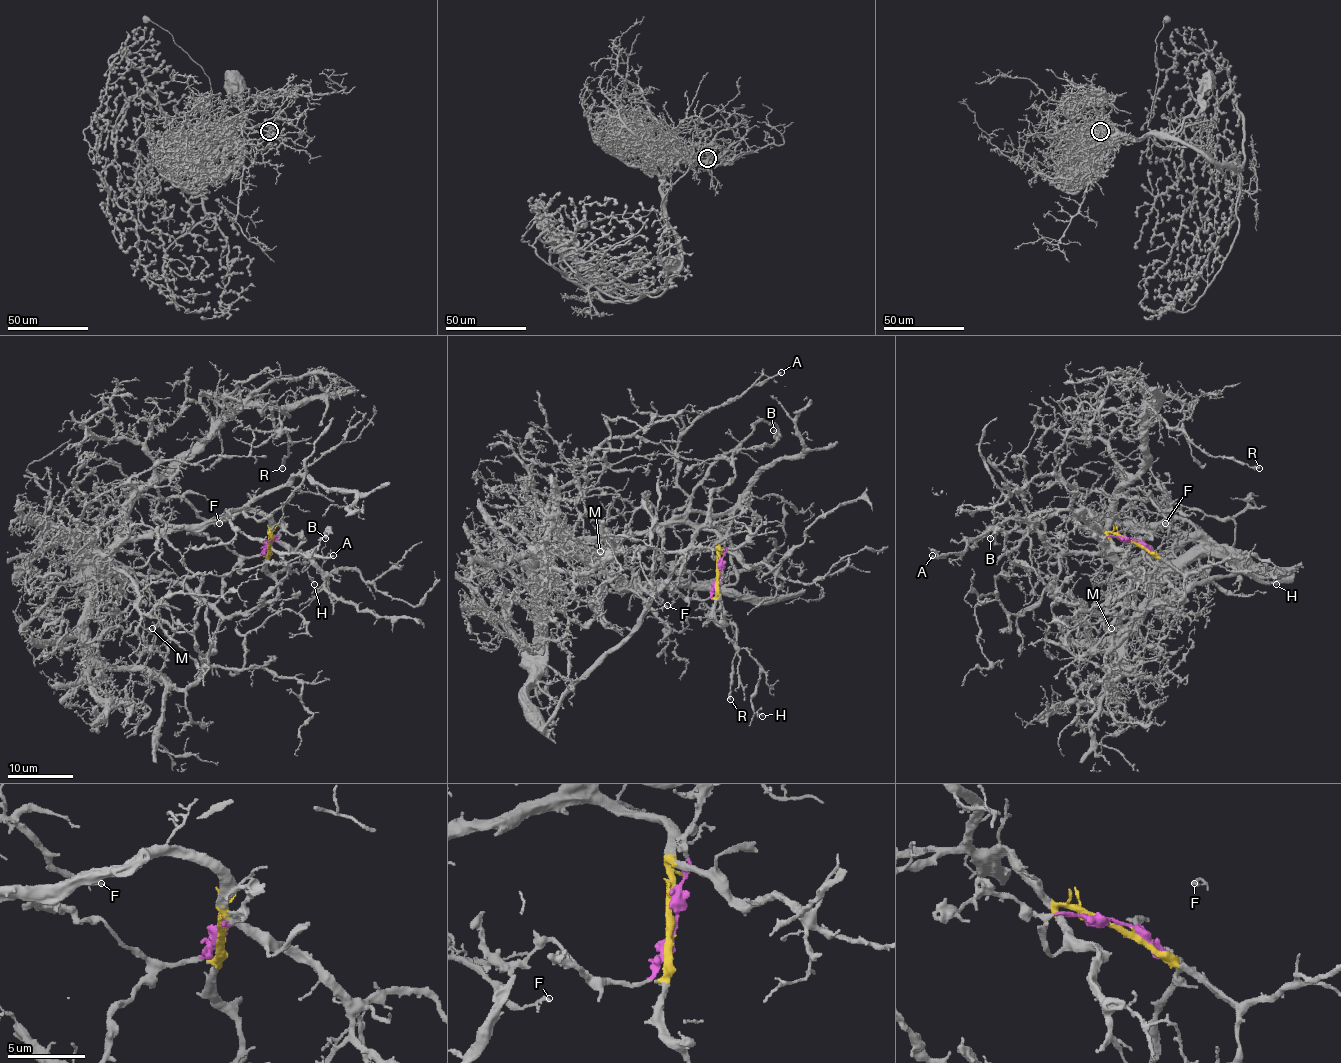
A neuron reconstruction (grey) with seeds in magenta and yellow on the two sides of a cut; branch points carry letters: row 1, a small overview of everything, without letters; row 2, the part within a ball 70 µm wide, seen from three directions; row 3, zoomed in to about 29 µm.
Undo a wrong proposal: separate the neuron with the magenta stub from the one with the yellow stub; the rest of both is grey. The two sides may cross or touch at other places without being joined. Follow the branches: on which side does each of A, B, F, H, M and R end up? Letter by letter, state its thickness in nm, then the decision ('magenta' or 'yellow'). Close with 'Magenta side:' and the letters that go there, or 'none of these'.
A: 200 nm | yellow
B: 160 nm | magenta
F: 160 nm | yellow
H: 130 nm | yellow
M: 160 nm | yellow
R: 300 nm | yellow
Magenta side: B

